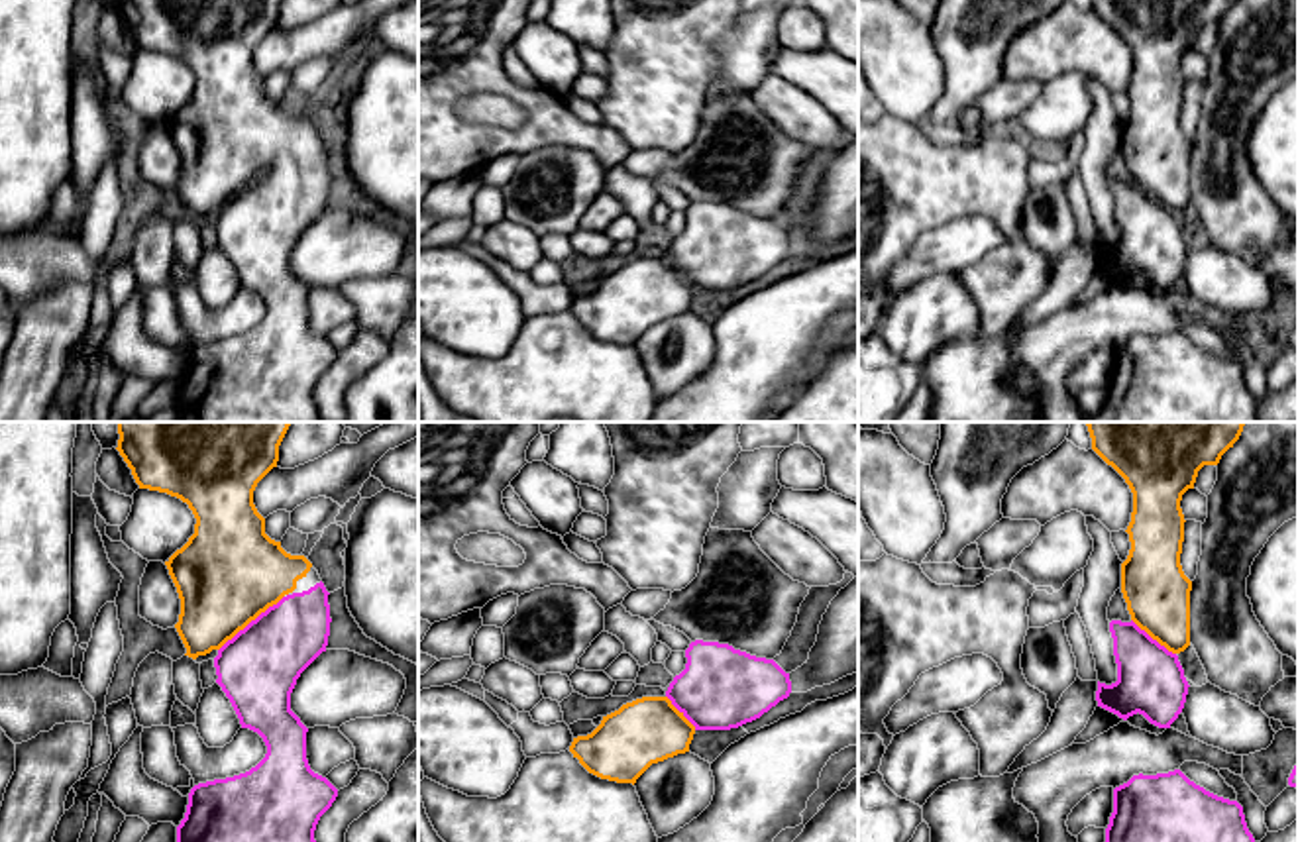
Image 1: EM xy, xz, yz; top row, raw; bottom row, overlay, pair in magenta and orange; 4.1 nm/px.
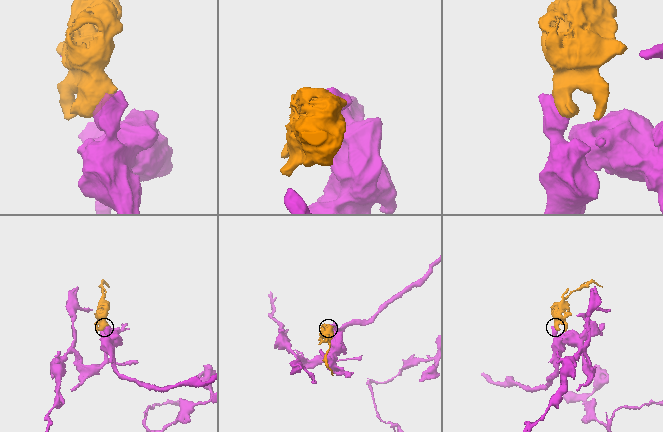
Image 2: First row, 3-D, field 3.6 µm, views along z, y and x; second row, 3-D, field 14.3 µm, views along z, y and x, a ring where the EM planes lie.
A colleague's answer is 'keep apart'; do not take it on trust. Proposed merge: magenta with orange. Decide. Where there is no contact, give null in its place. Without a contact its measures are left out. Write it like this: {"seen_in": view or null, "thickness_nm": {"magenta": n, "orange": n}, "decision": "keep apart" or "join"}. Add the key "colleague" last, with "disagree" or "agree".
{"seen_in": "xy", "thickness_nm": {"magenta": 320, "orange": 420}, "decision": "join", "colleague": "disagree"}

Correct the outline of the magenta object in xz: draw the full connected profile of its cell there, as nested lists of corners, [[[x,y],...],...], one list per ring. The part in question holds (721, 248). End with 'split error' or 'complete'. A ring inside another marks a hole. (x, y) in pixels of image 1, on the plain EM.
[[[695,200],[685,210],[685,230],[664,257],[642,257],[603,277],[587,296],[573,298],[569,312],[593,336],[617,343],[636,340],[658,322],[689,312],[697,290],[730,290],[760,279],[791,253],[789,234],[774,220],[756,218],[729,204]]]; split error

